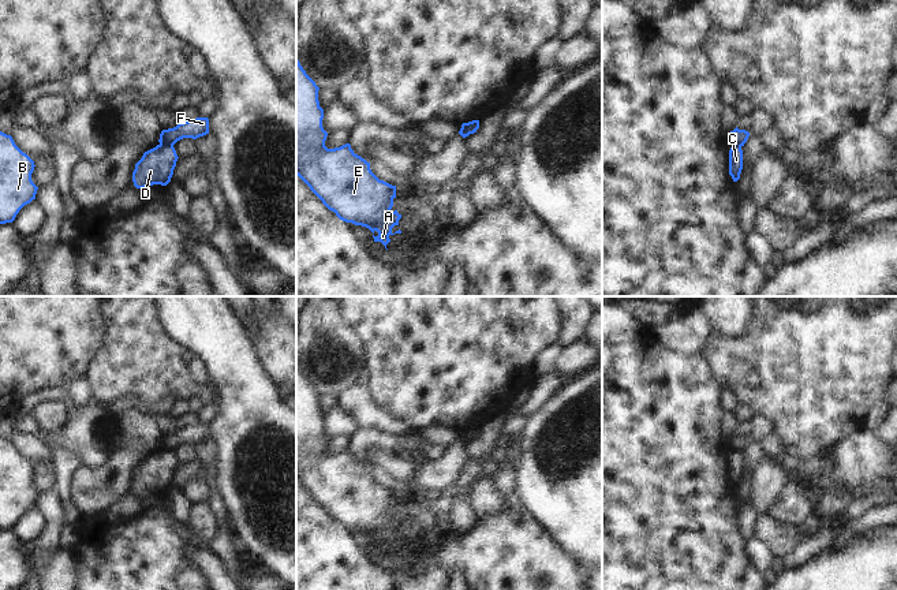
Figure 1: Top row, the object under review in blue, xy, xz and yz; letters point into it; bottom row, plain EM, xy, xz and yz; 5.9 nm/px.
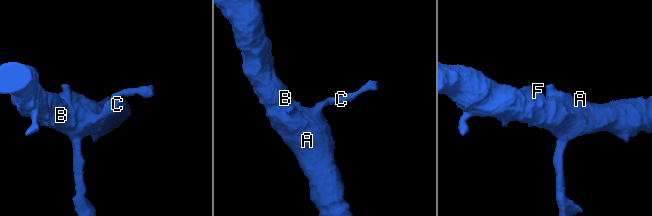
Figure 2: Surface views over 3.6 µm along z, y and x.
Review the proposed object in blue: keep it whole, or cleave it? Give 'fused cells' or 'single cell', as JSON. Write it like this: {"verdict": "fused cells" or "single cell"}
{"verdict": "fused cells"}

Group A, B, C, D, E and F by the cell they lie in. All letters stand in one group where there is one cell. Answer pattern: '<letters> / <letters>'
A B C D E / F

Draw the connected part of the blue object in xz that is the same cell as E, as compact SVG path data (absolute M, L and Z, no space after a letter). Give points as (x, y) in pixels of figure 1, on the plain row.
M296 363L296 481L336 522L369 534L385 554L401 520L392 518L396 492L380 486L350 449L328 455L319 393Z

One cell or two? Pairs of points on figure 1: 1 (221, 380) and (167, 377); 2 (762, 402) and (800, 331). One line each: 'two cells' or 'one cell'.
1: two cells
2: one cell

